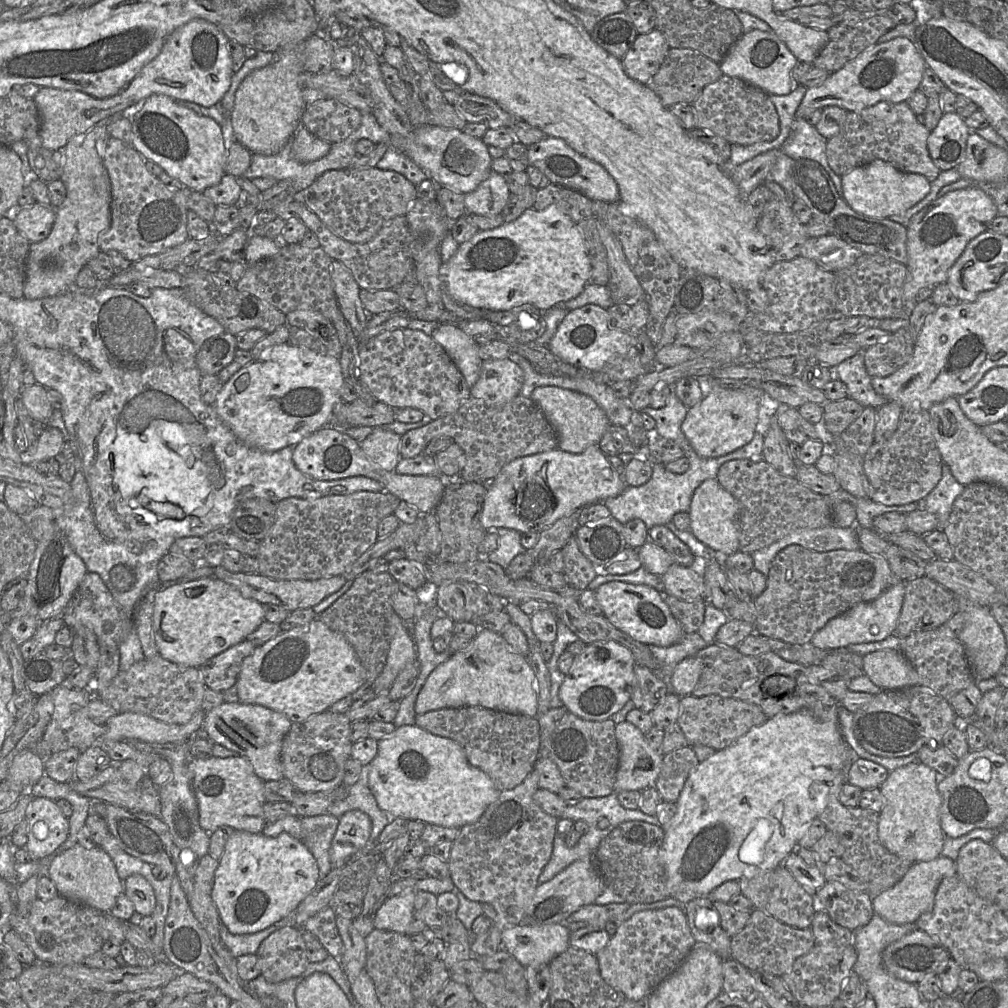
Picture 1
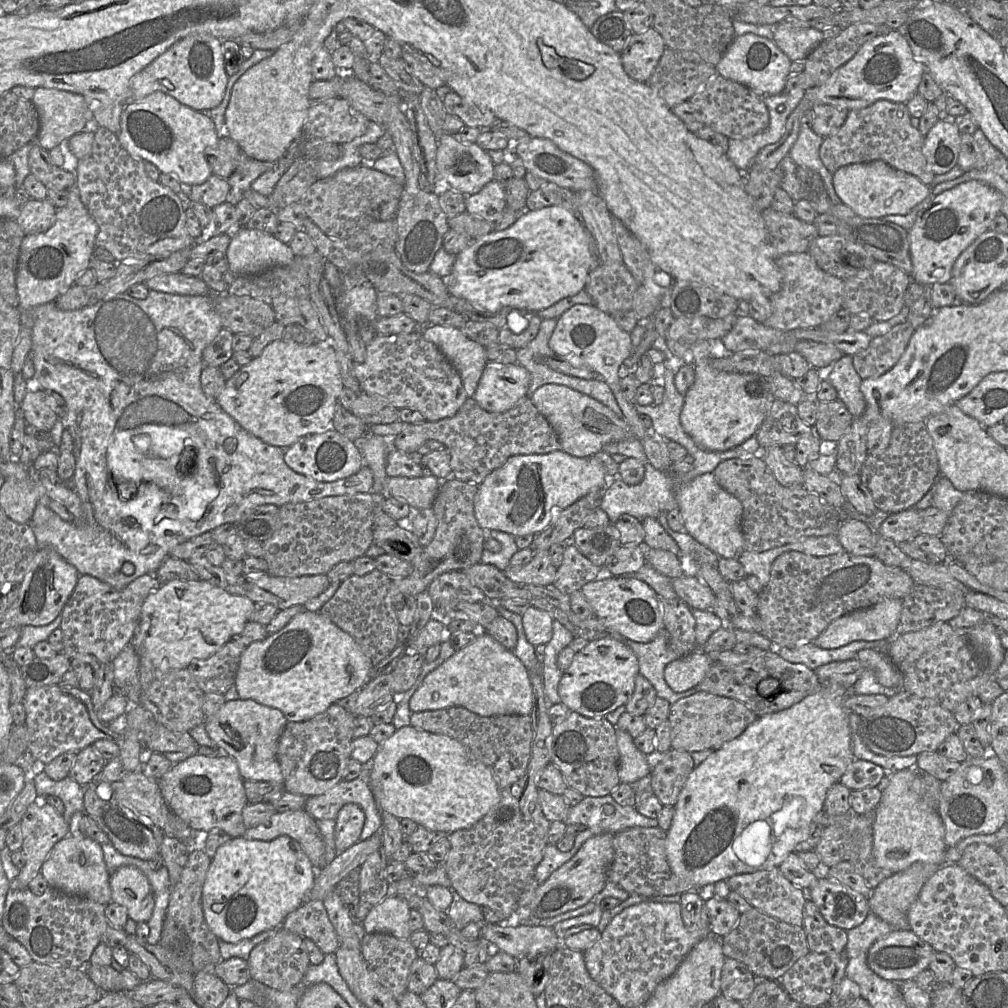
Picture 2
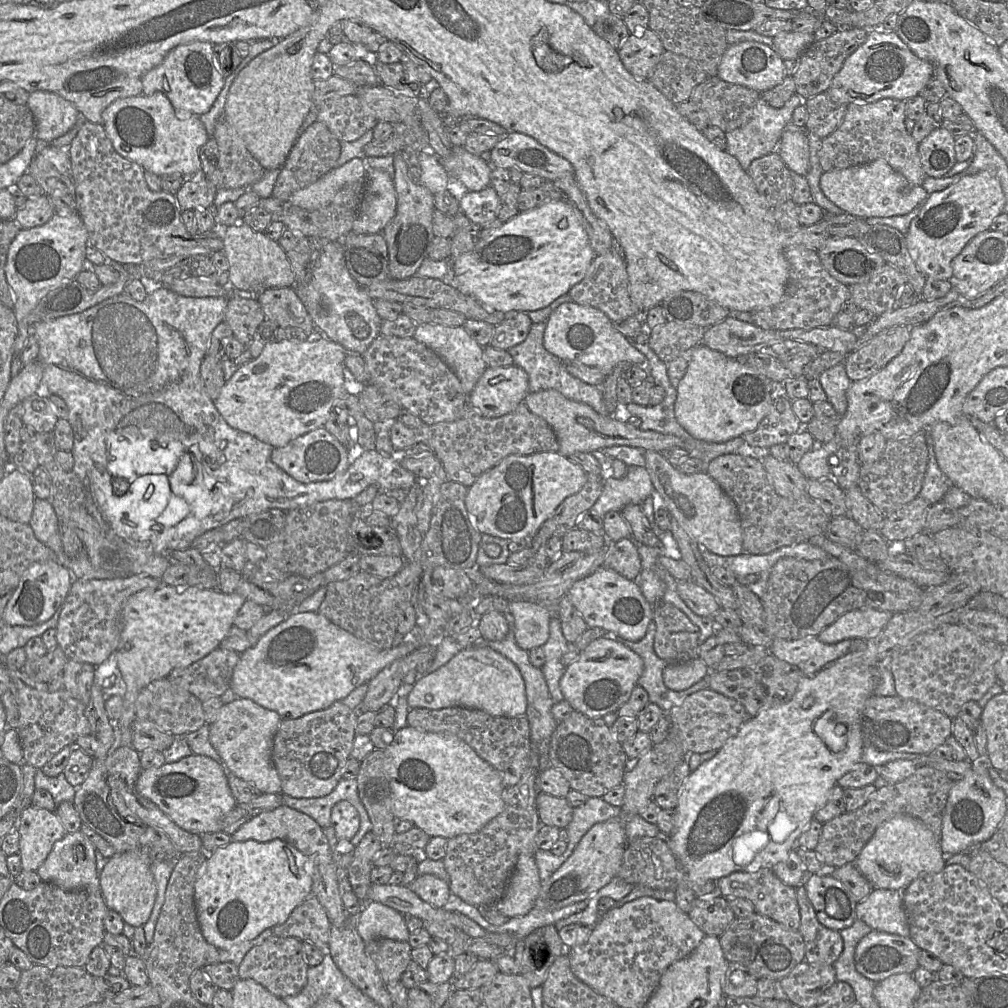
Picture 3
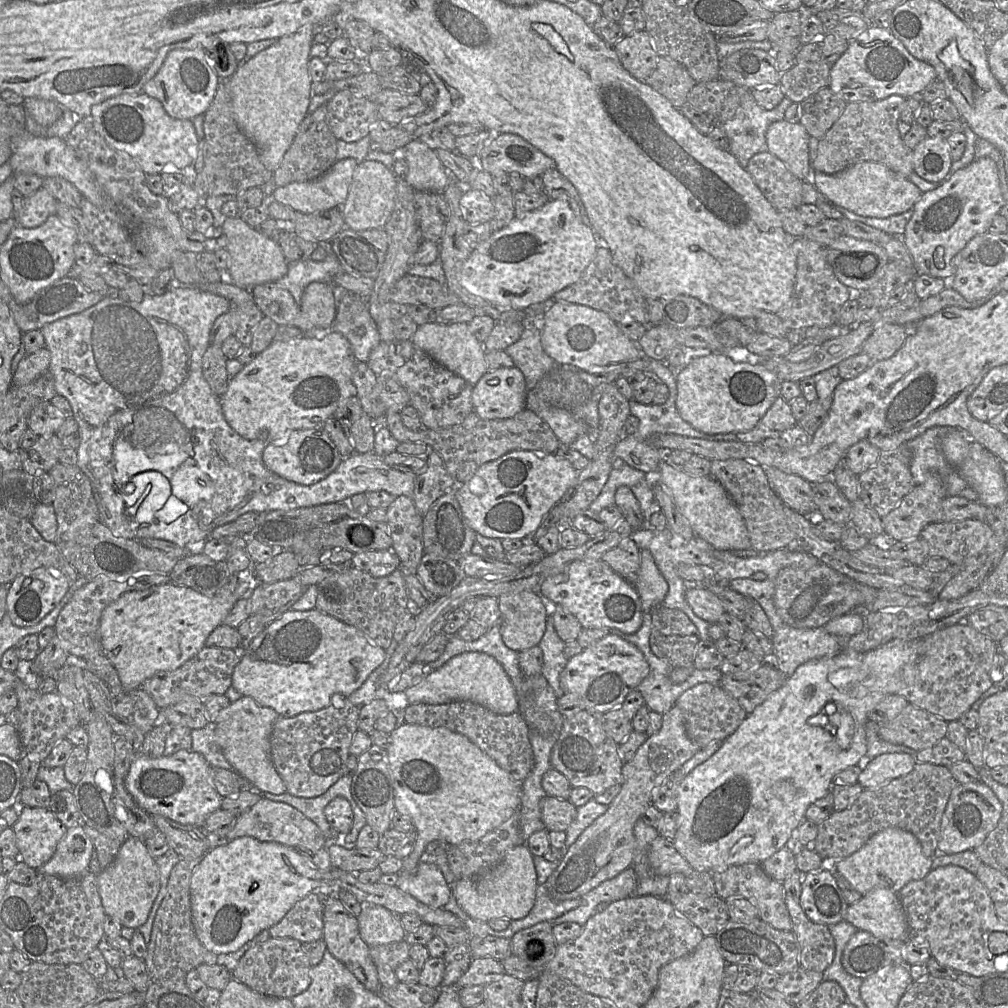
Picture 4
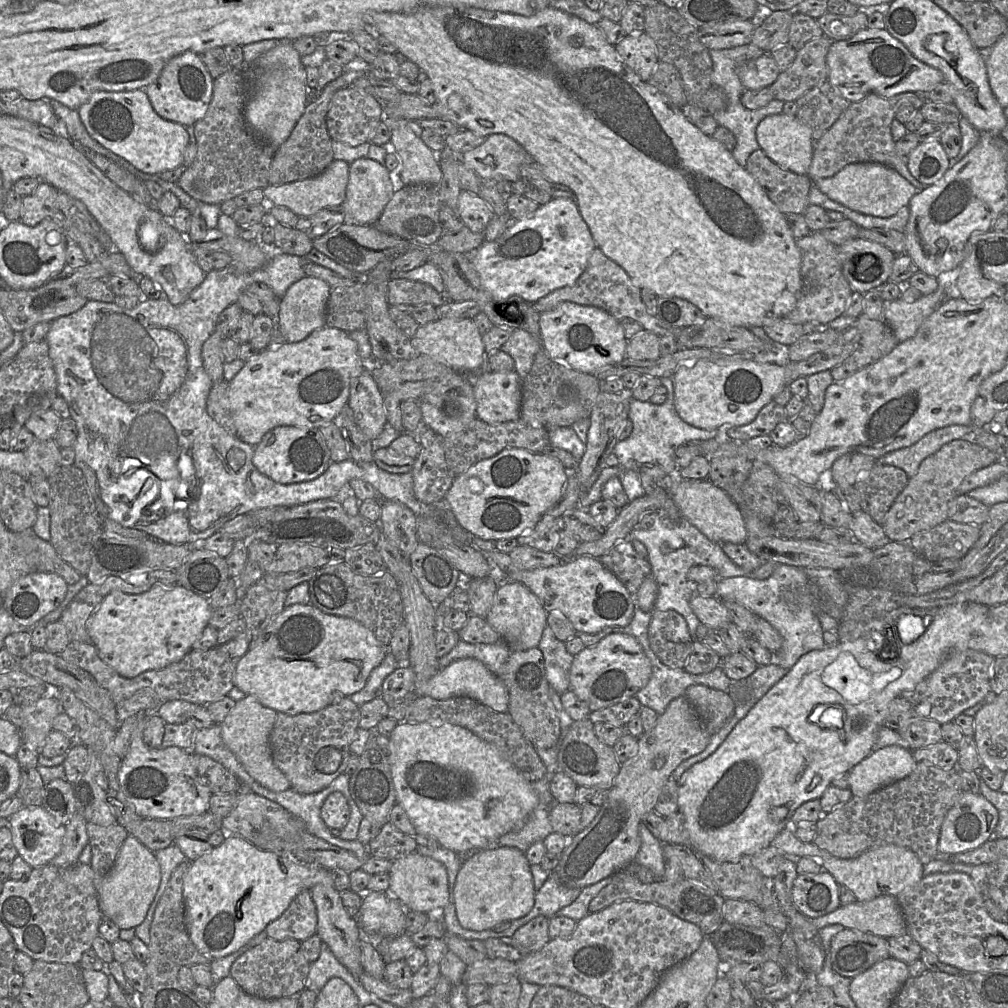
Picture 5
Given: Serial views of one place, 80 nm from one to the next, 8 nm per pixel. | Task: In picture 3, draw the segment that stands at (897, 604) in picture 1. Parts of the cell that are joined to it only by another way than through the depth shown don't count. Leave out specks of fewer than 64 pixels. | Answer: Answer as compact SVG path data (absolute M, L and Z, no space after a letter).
M876 609L850 611L826 627L818 639L826 644L853 638L868 640L881 632L892 615L891 612Z

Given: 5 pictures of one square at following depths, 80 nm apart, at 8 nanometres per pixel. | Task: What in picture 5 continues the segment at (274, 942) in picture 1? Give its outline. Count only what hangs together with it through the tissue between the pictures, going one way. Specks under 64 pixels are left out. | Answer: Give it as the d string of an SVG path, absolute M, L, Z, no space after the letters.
M268 937L234 961L230 976L249 995L262 999L277 999L303 991L306 988L310 966L311 962L299 940L275 940Z

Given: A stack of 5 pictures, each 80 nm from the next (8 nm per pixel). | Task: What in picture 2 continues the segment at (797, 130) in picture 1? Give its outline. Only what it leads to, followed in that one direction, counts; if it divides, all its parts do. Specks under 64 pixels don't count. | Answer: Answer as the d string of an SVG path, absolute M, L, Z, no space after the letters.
M808 124L801 125L798 138L789 150L788 157L790 157L797 166L805 166L818 172L825 184L829 199L833 204L839 204L841 200L837 196L832 184L833 173L824 166L819 156L819 149L823 139L824 138L817 135Z

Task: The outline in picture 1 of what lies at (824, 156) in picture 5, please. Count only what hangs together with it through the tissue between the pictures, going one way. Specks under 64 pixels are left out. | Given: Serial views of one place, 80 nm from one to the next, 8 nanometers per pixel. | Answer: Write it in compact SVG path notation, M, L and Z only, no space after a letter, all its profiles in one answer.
M878 102L860 111L848 112L839 132L827 140L826 157L832 171L844 175L856 167L881 159L902 172L923 175L931 183L941 170L933 163L927 147L929 131L908 103Z

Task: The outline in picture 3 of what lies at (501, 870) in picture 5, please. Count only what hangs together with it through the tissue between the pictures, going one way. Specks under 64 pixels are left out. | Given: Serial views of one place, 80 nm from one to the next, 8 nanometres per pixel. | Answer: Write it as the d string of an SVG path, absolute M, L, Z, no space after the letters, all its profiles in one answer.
M521 854L504 895L494 908L508 918L523 916L535 906L541 885L534 855Z

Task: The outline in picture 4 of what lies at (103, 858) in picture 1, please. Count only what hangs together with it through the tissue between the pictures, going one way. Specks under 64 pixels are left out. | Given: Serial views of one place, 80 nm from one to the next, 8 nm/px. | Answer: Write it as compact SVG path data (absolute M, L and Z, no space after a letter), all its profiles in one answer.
M82 825L67 828L52 858L37 871L61 878L81 877L89 871L93 850Z

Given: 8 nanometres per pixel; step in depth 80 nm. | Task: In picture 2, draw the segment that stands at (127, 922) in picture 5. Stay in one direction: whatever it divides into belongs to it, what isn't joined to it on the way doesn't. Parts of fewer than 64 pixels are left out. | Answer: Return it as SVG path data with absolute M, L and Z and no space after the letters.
M123 866L110 874L111 902L127 908L128 916L137 923L147 922L154 910L154 894L148 878L135 866Z

